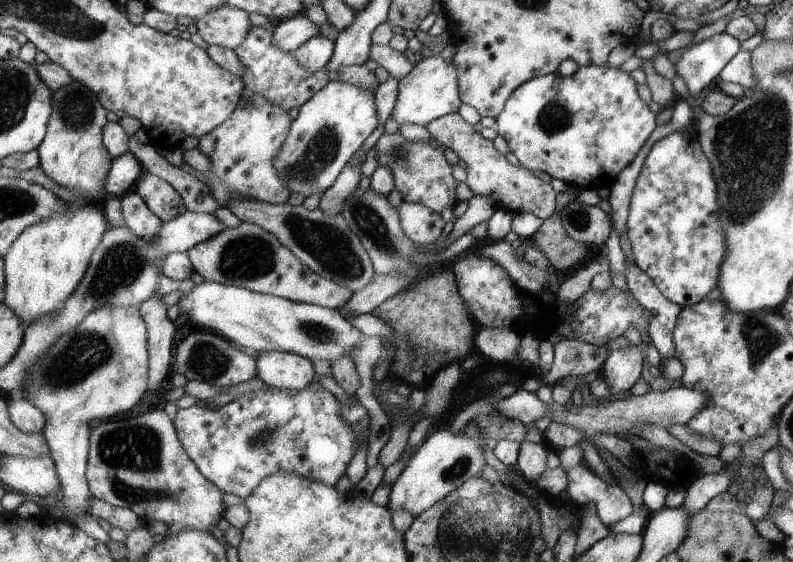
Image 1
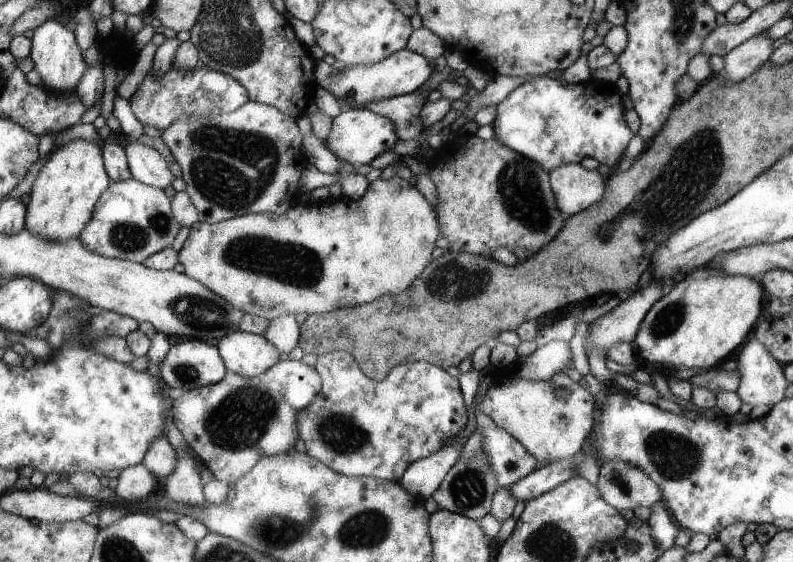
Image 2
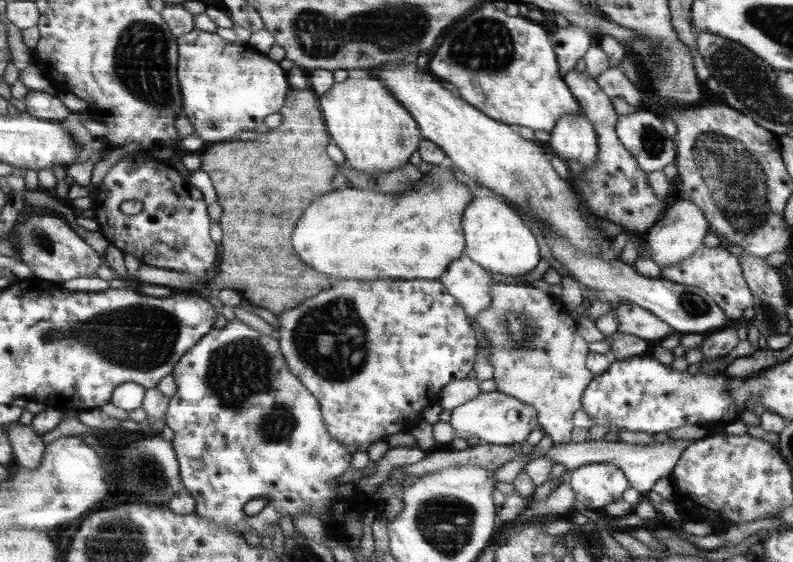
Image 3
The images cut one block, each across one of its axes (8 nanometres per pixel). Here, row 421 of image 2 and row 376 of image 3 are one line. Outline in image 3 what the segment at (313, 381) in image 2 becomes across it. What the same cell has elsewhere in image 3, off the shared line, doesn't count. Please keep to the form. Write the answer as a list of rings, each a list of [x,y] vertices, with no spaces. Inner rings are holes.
[[[231,319],[226,321],[225,325],[219,329],[212,328],[203,338],[199,340],[185,355],[181,356],[176,366],[172,368],[170,374],[177,384],[177,390],[175,394],[168,400],[168,407],[163,414],[163,422],[173,432],[172,448],[176,453],[176,460],[179,462],[180,480],[183,482],[183,488],[185,492],[190,495],[190,498],[194,501],[194,512],[197,516],[209,520],[224,528],[224,530],[235,529],[238,536],[242,536],[243,528],[251,528],[254,532],[258,533],[258,536],[262,538],[263,535],[268,534],[271,537],[273,532],[271,523],[277,523],[279,517],[282,515],[289,515],[291,520],[296,517],[302,510],[306,510],[312,513],[312,515],[319,515],[325,517],[326,513],[334,514],[334,520],[326,519],[323,522],[323,527],[328,534],[332,534],[339,541],[343,541],[342,530],[344,526],[348,524],[362,524],[362,519],[365,513],[369,510],[369,506],[375,502],[375,500],[357,497],[353,488],[343,486],[336,482],[336,478],[343,474],[345,470],[349,468],[349,460],[351,459],[351,453],[345,448],[339,441],[333,440],[332,435],[325,428],[323,416],[320,411],[320,403],[301,384],[301,380],[288,368],[288,364],[285,363],[284,355],[280,352],[280,344],[277,343],[277,339],[269,335],[261,335],[253,328],[241,323],[238,319]],[[266,496],[269,499],[269,503],[261,505],[261,510],[256,512],[256,515],[246,516],[243,512],[243,506],[246,503],[250,503],[254,499],[261,499]]]

